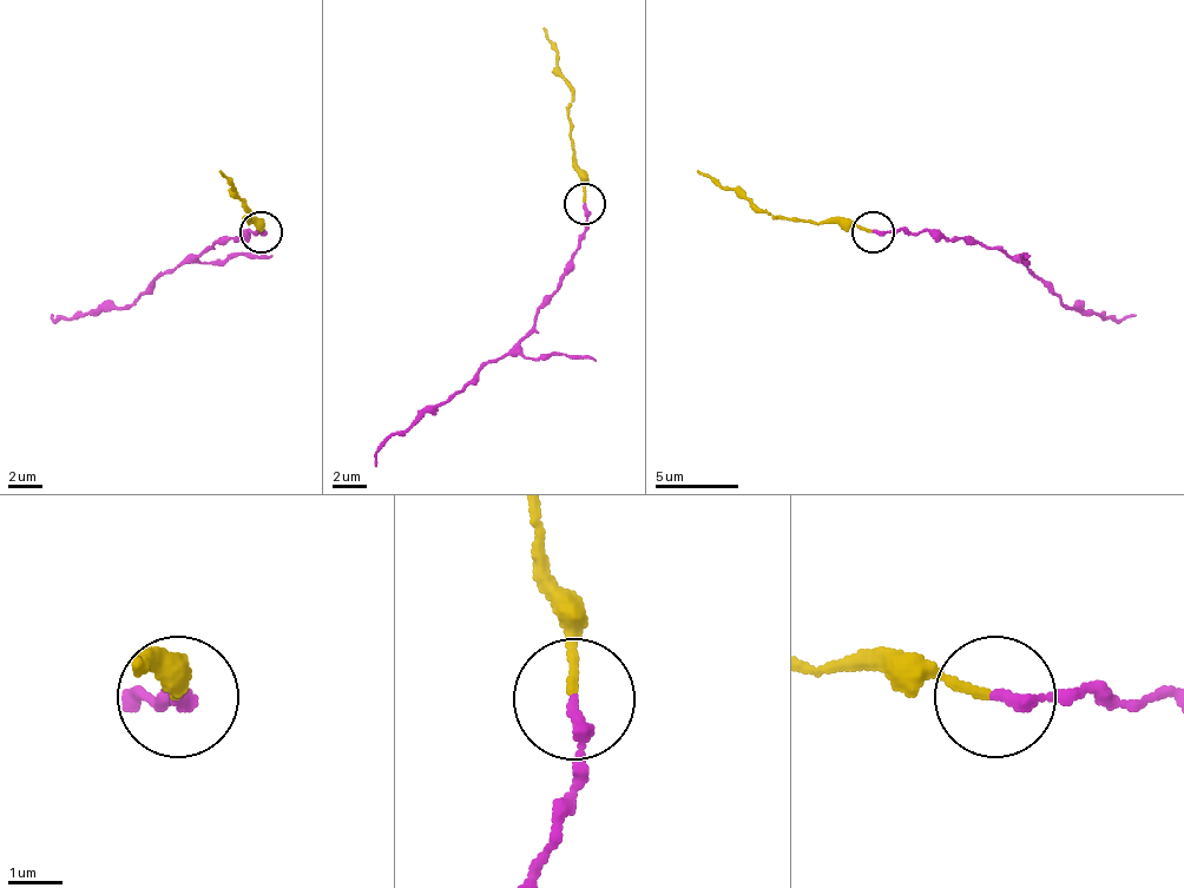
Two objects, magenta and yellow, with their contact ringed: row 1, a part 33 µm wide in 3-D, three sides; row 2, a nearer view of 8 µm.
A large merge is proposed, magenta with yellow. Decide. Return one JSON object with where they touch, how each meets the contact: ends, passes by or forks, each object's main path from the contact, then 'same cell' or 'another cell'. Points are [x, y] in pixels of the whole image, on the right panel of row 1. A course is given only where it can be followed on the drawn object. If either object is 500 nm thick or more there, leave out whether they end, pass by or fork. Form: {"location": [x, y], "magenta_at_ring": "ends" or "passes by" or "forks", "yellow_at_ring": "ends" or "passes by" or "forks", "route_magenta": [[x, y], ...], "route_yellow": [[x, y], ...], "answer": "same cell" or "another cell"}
{"location": [873, 231], "magenta_at_ring": "ends", "yellow_at_ring": "ends", "route_magenta": [[872, 232], [939, 232], [997, 245], [1067, 308], [1102, 316], [1135, 316]], "route_yellow": [[872, 232], [804, 219], [771, 219], [747, 199], [696, 170]], "answer": "another cell"}

